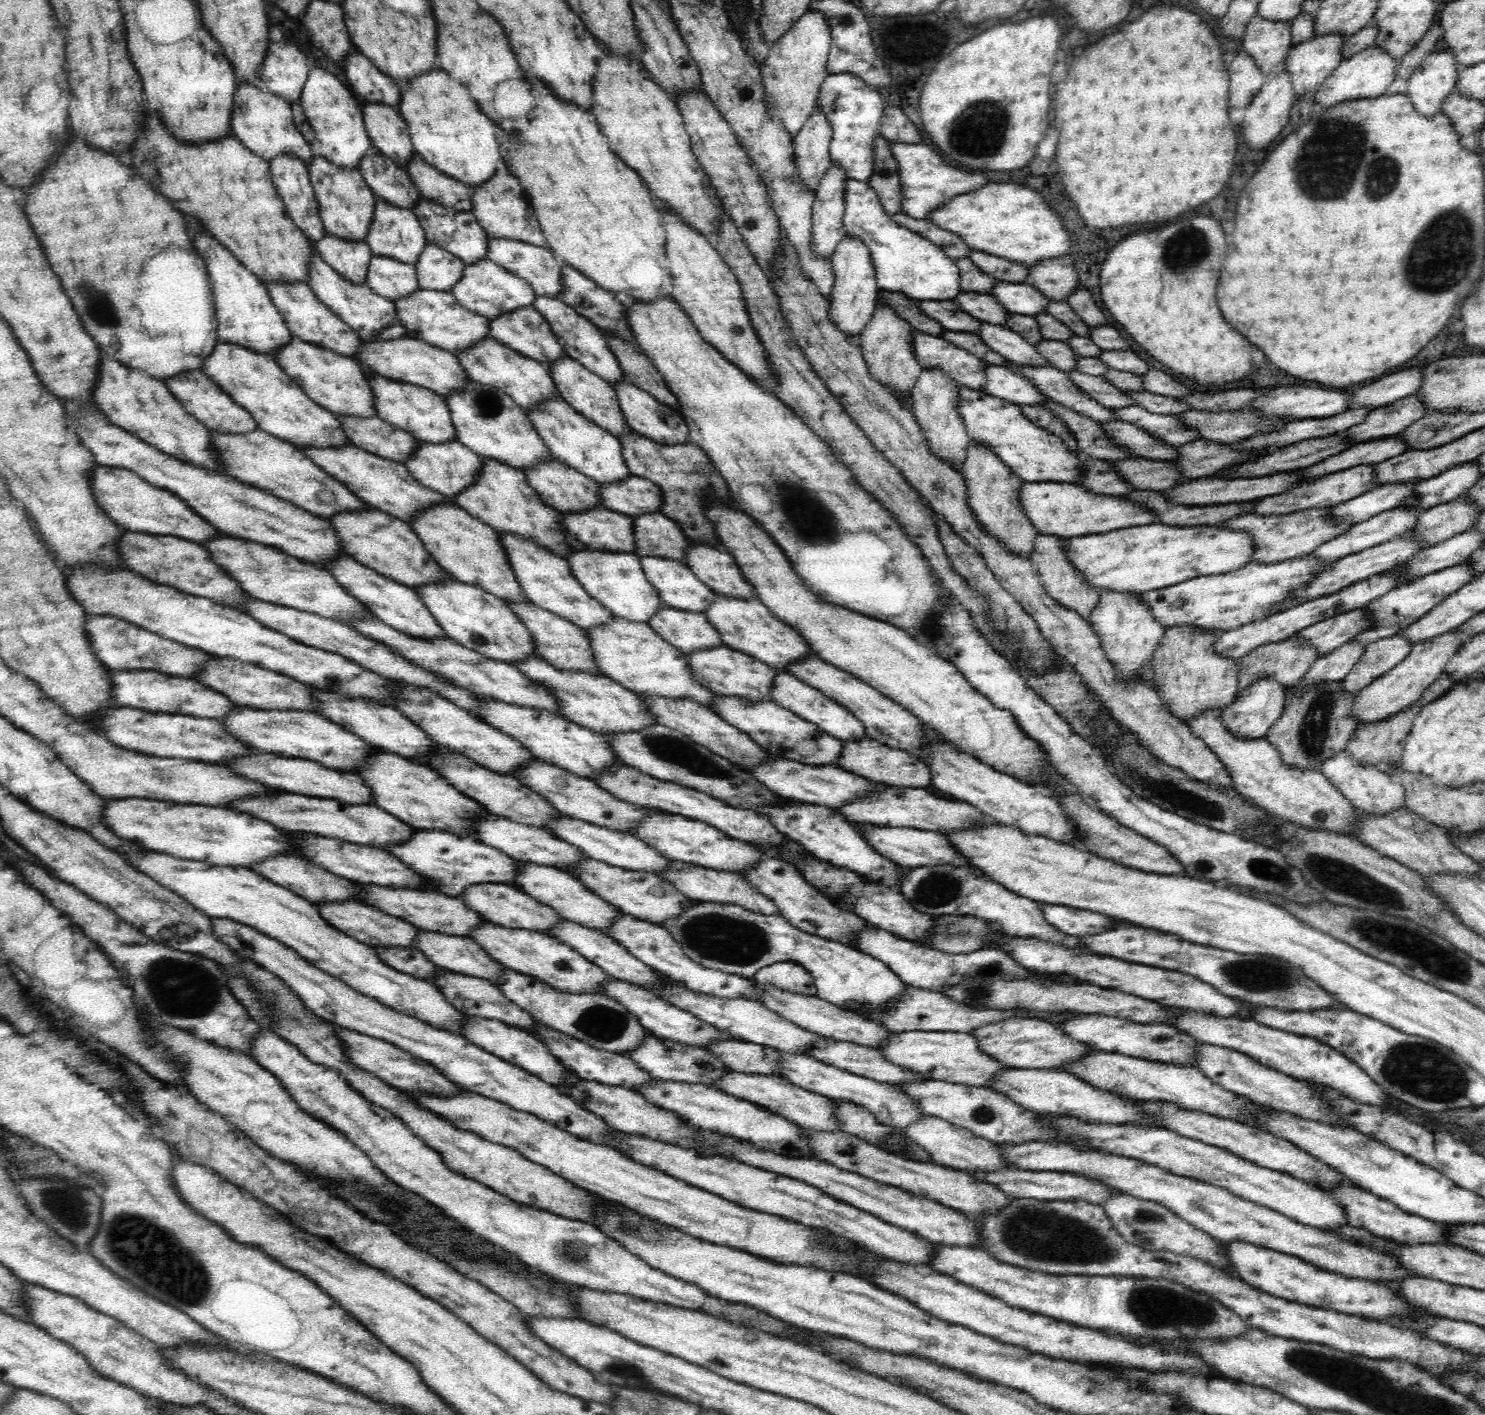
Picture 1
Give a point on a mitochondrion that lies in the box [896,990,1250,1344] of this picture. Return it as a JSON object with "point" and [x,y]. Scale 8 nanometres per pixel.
{"point":[1045,1236]}

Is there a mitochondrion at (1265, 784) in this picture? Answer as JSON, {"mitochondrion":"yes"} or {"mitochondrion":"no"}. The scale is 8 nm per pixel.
{"mitochondrion":"no"}

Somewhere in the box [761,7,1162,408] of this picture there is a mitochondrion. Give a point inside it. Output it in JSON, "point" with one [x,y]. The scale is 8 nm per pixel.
{"point":[986,120]}

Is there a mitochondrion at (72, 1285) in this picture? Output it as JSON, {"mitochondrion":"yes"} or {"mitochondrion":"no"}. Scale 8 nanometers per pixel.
{"mitochondrion":"no"}

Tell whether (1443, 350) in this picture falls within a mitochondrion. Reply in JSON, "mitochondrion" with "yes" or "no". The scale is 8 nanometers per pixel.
{"mitochondrion":"no"}

